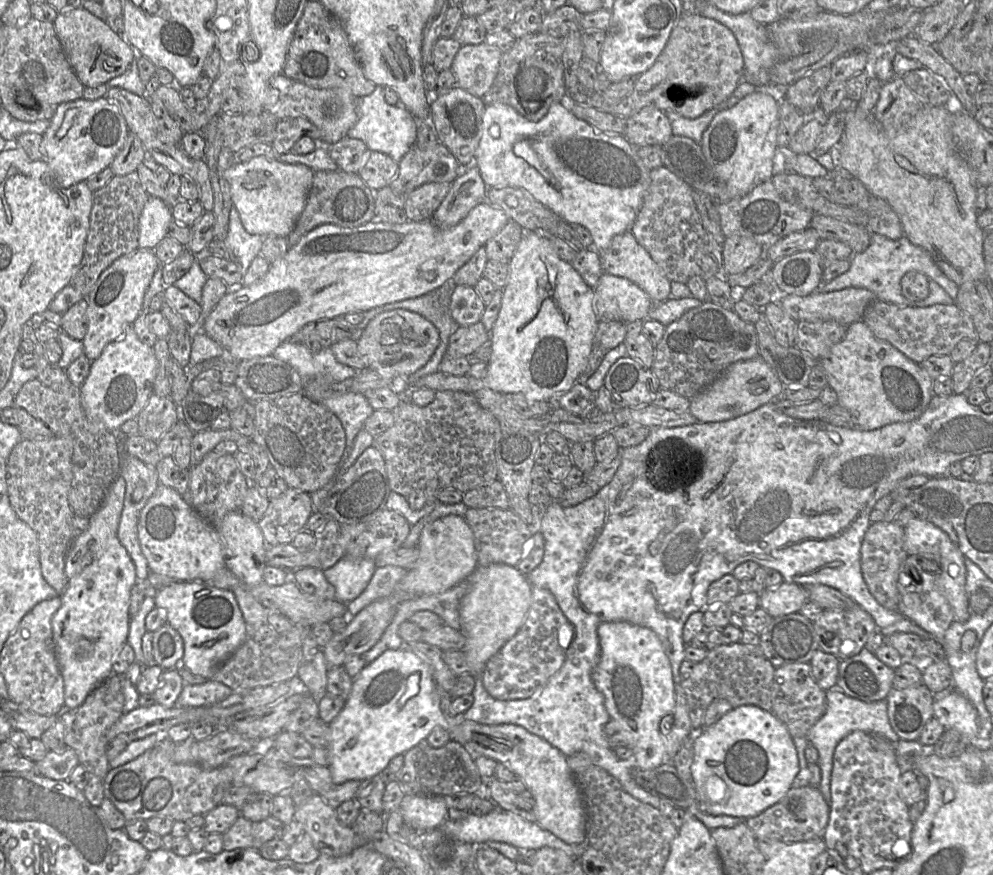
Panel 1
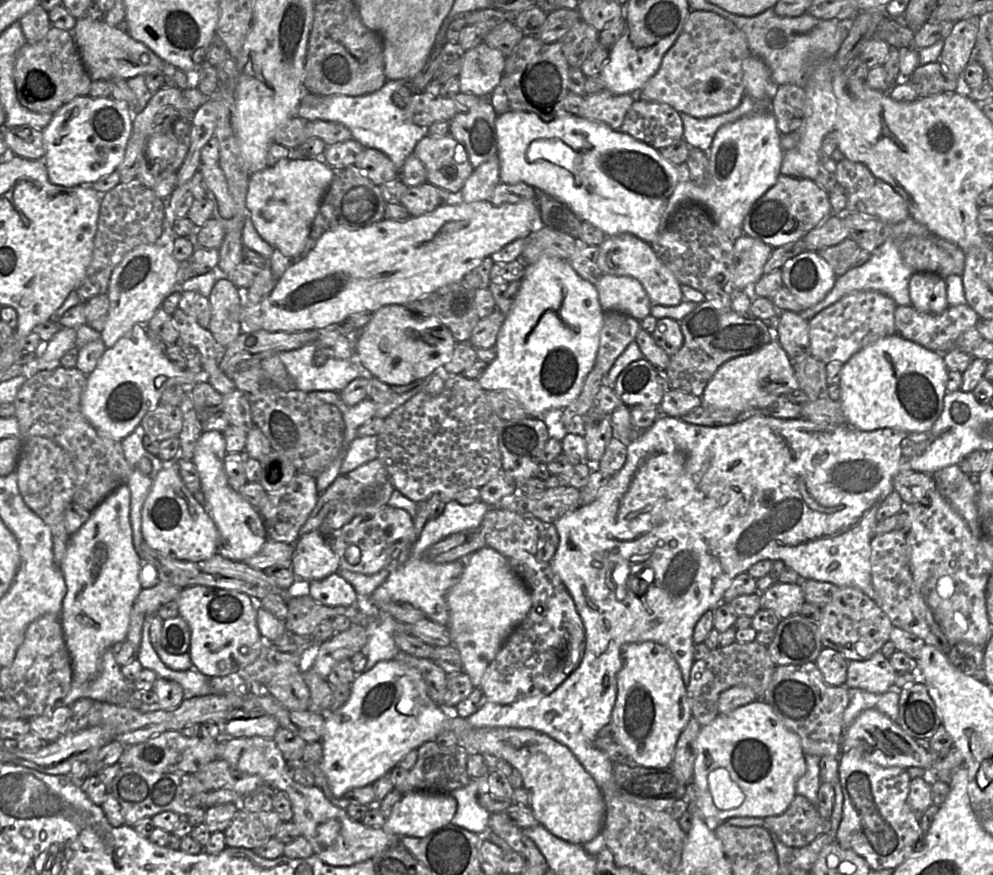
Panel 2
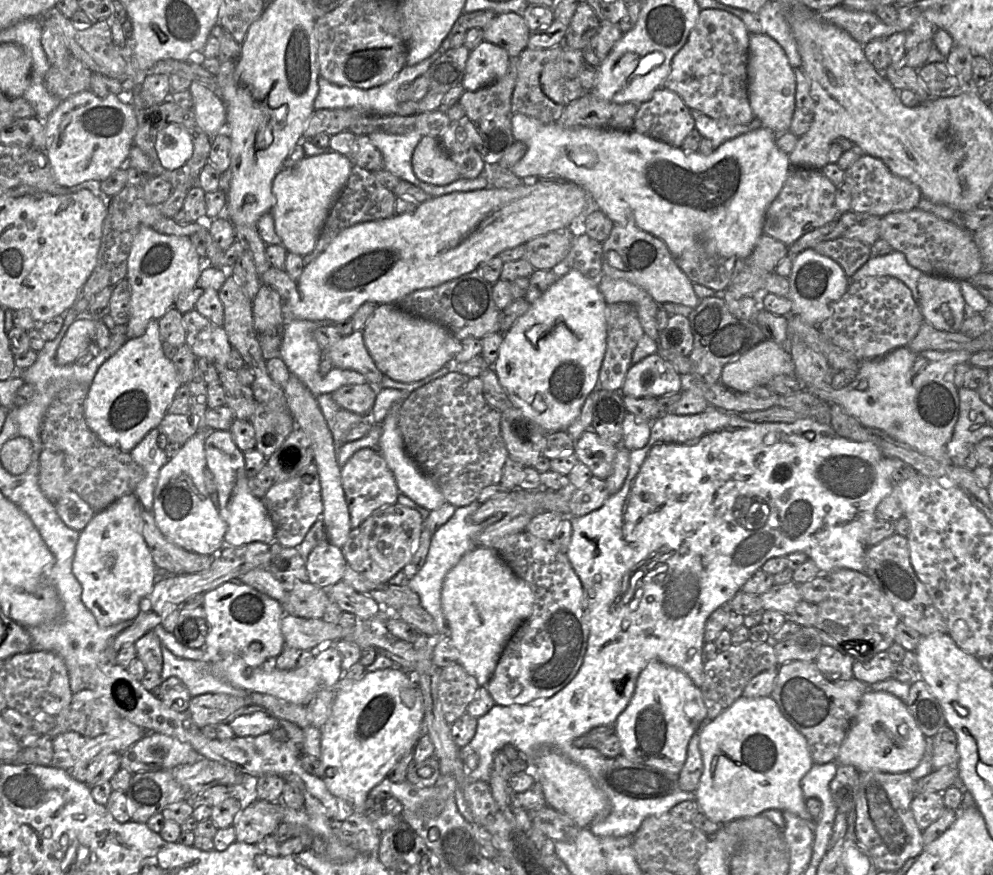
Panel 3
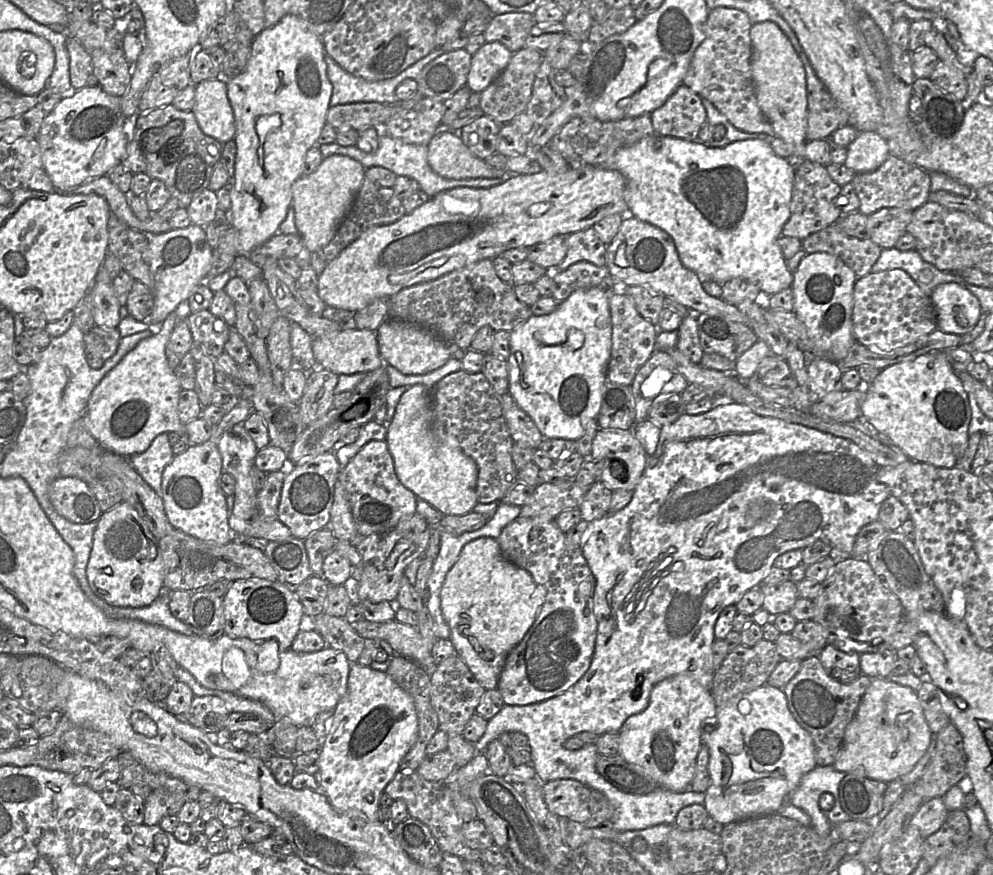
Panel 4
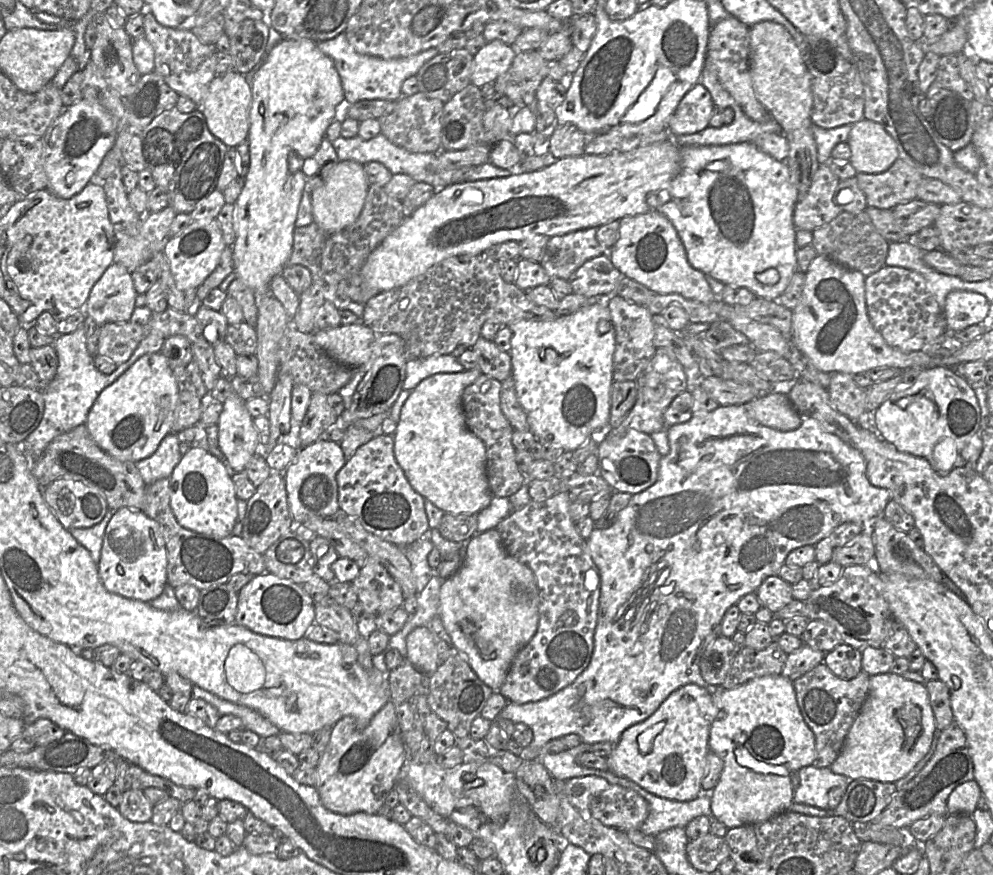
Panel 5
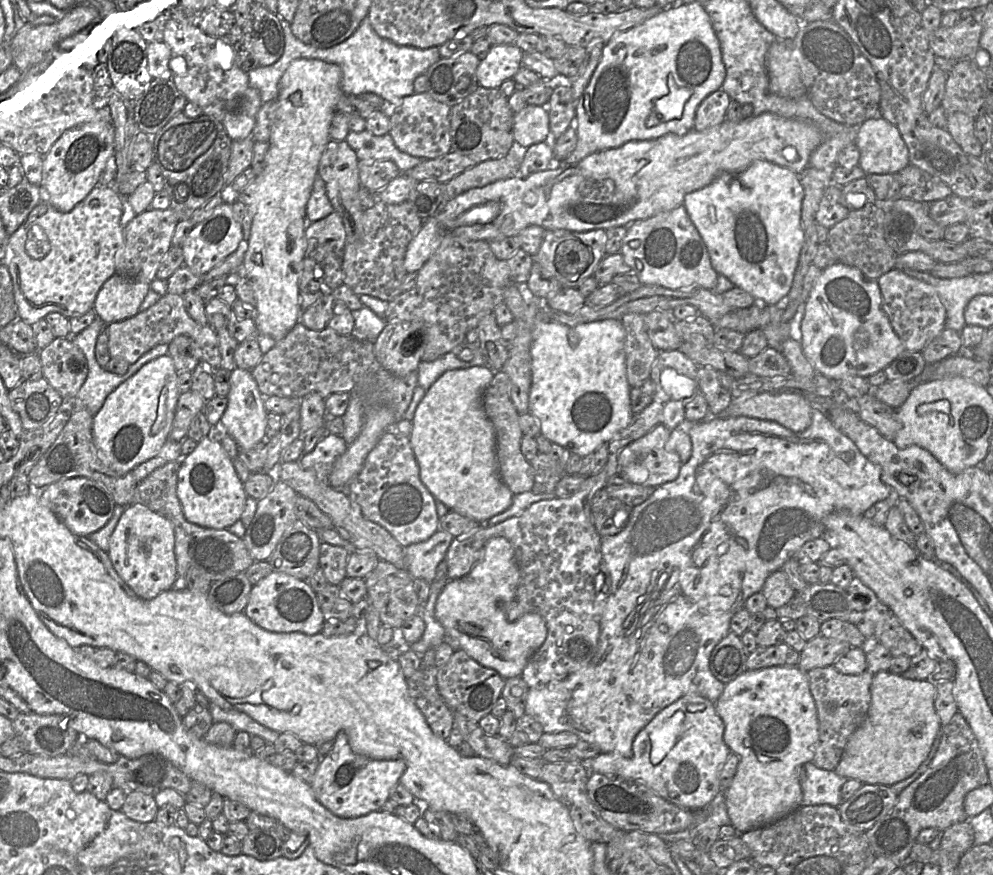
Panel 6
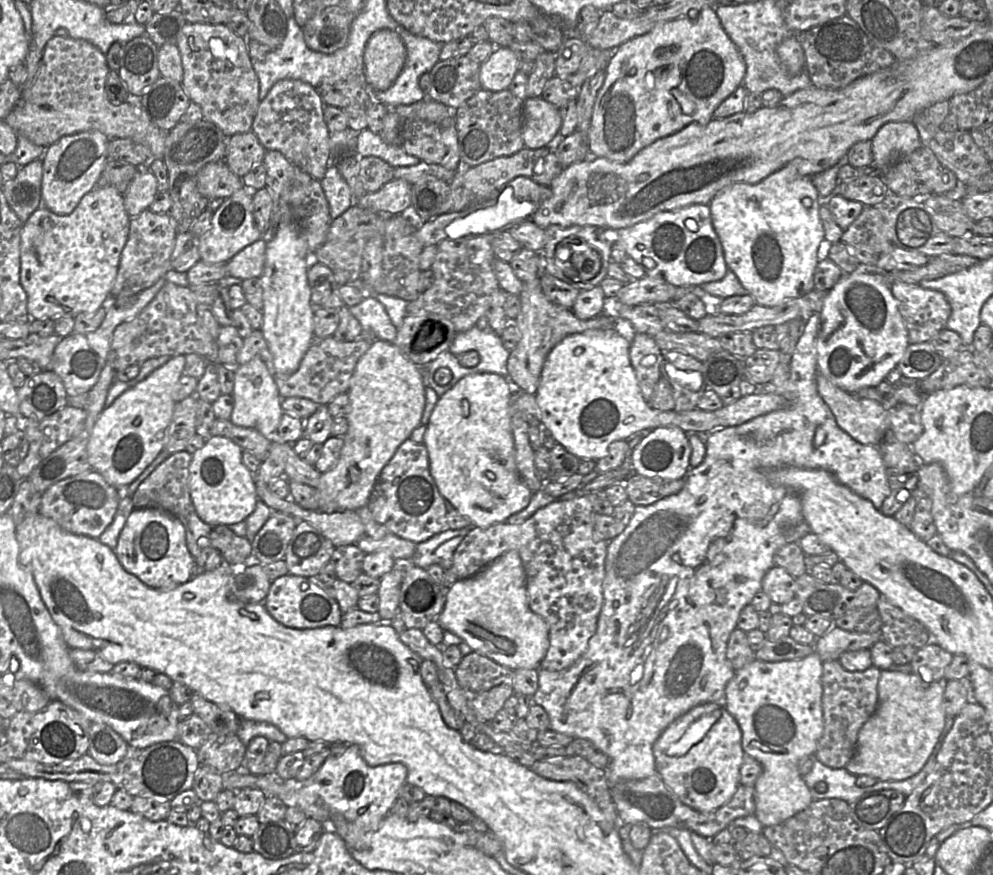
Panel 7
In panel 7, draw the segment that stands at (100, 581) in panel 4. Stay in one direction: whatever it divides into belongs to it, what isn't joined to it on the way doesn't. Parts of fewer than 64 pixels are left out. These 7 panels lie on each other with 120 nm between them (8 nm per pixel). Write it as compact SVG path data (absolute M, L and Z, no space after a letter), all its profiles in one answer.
M134 509L122 529L114 550L123 568L145 585L167 589L183 584L195 576L195 558L186 545L182 522L159 509Z

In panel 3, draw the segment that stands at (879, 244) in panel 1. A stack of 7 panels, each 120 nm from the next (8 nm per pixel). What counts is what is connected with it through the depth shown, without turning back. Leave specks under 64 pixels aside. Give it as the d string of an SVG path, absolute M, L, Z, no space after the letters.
M897 250L870 258L850 278L850 283L874 276L892 276L901 280L912 292L919 304L918 280L923 272L911 266L906 256Z

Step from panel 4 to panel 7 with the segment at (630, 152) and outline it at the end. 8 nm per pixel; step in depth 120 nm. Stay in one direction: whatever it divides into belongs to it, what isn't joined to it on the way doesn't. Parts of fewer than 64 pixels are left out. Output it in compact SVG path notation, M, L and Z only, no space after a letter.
M791 165L777 170L757 183L736 183L729 185L719 191L710 201L709 208L712 224L721 242L727 267L735 273L743 287L754 298L756 303L764 306L776 306L786 300L799 298L814 290L814 274L819 263L817 252L821 241L824 240L824 228L820 219L820 206L819 193L810 178L800 175Z

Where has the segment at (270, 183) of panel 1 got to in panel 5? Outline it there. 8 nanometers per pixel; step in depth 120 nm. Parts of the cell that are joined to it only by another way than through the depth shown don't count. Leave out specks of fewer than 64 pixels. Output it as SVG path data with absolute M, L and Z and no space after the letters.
M344 160L338 162L329 172L324 183L311 194L313 222L326 235L333 235L354 223L359 217L365 203L369 182L364 165Z

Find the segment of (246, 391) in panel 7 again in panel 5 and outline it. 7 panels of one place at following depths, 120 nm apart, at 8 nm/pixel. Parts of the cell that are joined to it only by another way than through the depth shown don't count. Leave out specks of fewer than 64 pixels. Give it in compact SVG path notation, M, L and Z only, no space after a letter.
M232 392L223 403L217 423L218 443L229 466L243 472L250 459L259 452L259 437L245 400Z

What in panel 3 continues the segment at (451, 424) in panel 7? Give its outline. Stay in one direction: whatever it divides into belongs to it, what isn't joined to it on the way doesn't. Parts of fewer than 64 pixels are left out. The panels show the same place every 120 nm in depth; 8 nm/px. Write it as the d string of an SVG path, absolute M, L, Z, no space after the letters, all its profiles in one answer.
M400 402L395 403L383 421L383 432L379 440L379 451L385 459L388 469L395 478L399 492L419 506L432 511L444 505L446 500L434 480L421 471L406 450L398 427L398 410L400 405Z

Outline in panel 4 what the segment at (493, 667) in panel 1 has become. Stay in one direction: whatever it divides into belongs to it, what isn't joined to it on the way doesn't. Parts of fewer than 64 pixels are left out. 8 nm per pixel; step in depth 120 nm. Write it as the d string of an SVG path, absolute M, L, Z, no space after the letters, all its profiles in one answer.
M518 516L498 537L503 556L525 569L544 589L544 601L535 622L506 658L497 689L505 705L529 705L560 695L575 685L588 671L597 637L597 619L593 610L595 577L579 546L573 546L554 520Z

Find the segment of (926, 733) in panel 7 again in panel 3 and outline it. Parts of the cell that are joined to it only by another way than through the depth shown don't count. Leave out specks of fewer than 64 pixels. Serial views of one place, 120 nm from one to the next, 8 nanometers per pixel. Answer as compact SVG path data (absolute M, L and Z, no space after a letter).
M867 690L833 762L853 766L859 772L909 773L924 757L925 738L905 702L887 692Z

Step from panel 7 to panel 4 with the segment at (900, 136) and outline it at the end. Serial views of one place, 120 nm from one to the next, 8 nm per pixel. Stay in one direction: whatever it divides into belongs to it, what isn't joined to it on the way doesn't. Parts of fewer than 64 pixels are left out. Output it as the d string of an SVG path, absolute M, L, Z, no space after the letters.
M864 131L848 146L844 165L856 173L869 172L879 168L889 156L887 141L876 132Z

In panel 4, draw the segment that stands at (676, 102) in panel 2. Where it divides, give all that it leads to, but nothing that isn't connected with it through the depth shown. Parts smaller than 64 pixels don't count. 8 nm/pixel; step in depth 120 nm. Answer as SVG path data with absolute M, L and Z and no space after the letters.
M725 7L710 10L703 41L695 50L682 84L710 101L737 129L773 135L772 125L762 113L755 94L750 36L752 25L743 11Z

